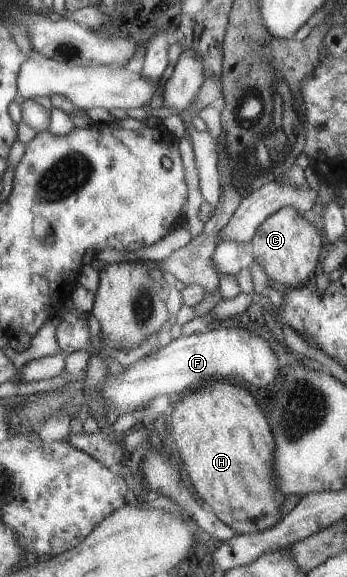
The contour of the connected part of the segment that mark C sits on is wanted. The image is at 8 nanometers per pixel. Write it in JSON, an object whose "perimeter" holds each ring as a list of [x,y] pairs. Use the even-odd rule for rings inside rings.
{"perimeter":[[[291,206],[282,207],[269,214],[261,225],[255,228],[250,243],[253,249],[252,257],[263,268],[270,285],[281,290],[299,288],[305,284],[315,270],[317,260],[320,260],[321,236],[315,230],[315,224],[307,222]]]}

